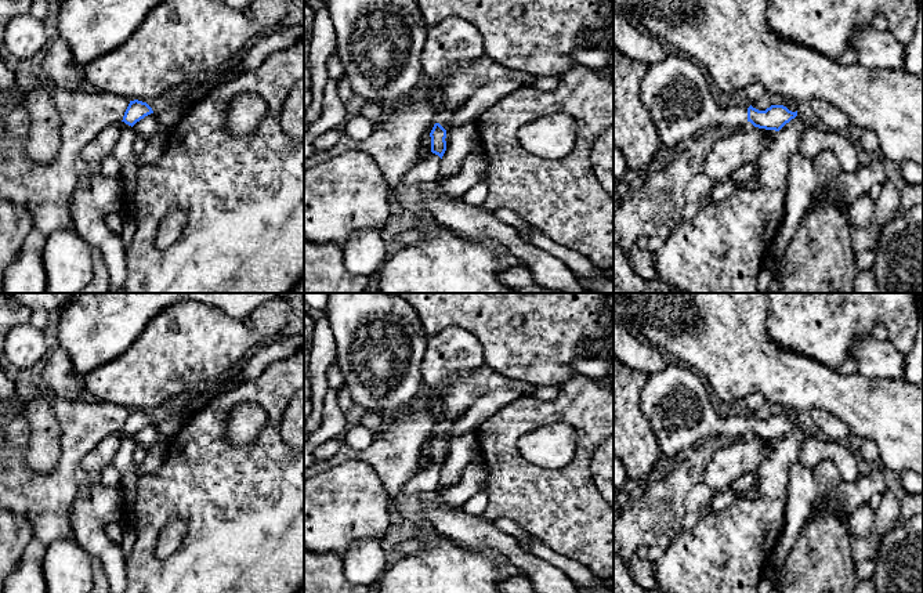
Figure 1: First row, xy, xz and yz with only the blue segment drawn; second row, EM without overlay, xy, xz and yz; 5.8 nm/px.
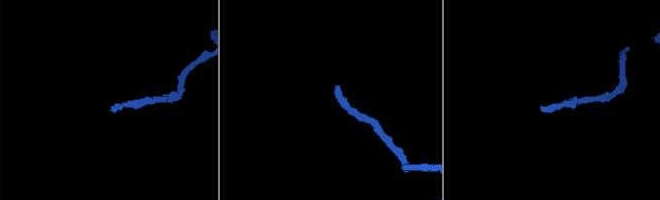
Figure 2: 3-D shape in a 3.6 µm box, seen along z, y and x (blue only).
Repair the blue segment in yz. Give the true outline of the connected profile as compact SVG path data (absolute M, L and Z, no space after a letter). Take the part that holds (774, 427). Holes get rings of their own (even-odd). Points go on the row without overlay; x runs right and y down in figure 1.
M684 364L651 373L641 390L640 408L666 459L680 456L710 437L734 440L750 431L754 437L779 441L797 426L797 420L783 415L771 415L765 420L752 415L721 417L701 376Z

